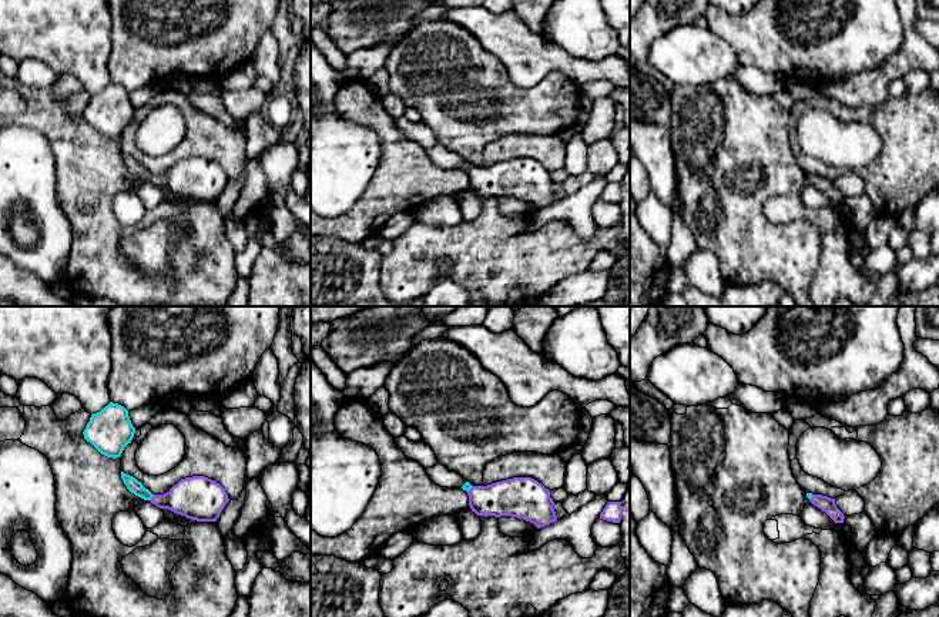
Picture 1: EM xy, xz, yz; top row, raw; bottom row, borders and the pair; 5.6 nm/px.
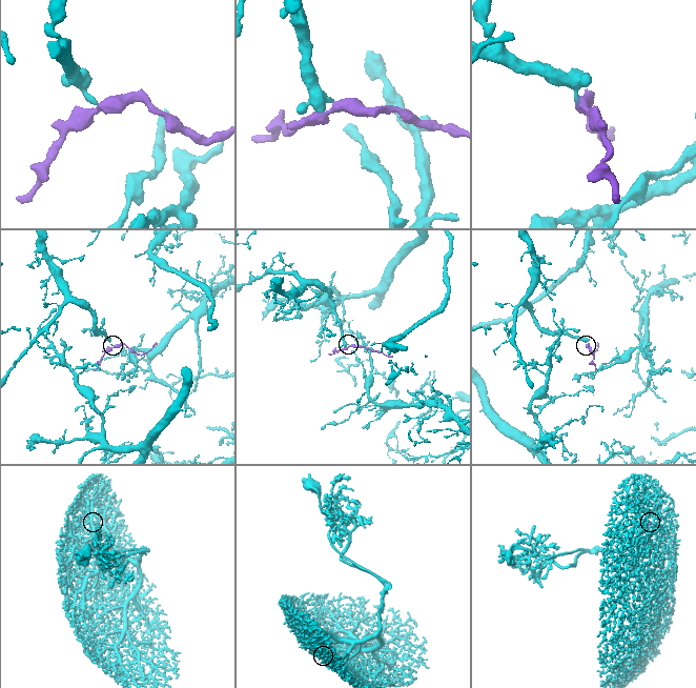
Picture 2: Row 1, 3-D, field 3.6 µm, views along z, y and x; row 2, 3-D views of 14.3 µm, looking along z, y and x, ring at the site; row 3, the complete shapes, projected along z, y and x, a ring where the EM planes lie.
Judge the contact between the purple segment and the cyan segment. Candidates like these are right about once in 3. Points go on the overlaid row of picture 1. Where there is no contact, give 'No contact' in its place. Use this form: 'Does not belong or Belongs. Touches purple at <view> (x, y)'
Belongs. Touches purple at xy (153, 498)

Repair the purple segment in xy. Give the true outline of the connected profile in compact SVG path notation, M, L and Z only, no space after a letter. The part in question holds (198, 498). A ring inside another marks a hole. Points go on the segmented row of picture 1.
M124 472L121 479L135 496L197 522L217 522L229 502L225 489L205 476L181 479L164 494L152 494L141 482Z

